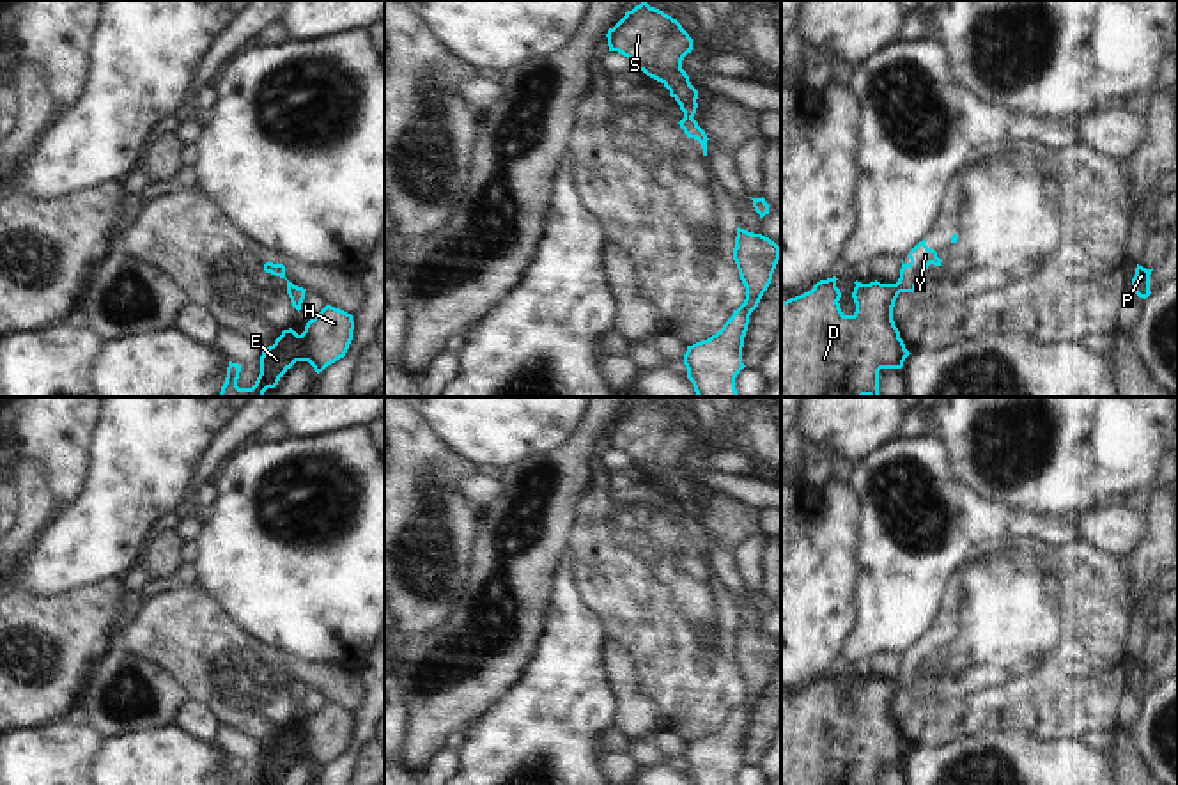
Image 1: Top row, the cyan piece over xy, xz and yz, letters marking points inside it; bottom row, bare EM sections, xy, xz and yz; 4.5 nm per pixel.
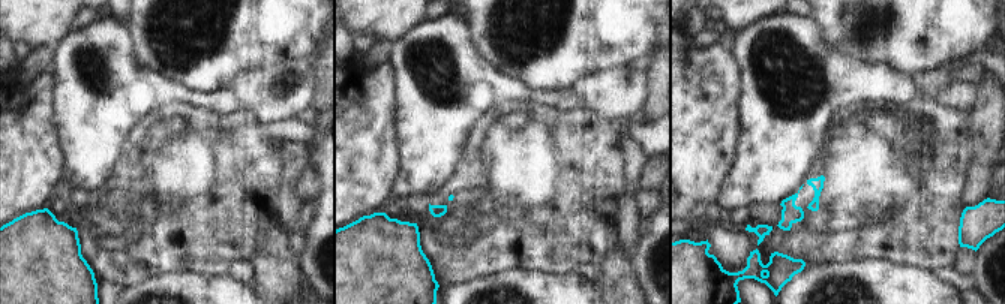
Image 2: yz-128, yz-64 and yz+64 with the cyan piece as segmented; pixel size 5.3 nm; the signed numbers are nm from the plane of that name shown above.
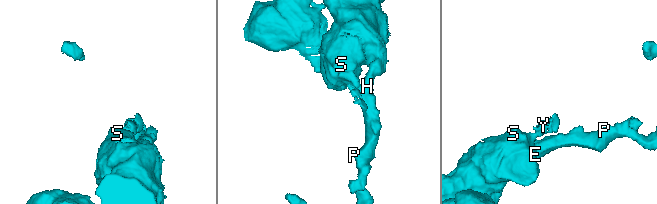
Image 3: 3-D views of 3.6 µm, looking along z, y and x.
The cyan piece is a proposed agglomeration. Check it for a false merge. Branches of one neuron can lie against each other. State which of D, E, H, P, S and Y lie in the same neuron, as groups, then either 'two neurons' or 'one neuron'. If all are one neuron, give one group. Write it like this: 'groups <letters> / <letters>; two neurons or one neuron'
groups D E H P S / Y; two neurons

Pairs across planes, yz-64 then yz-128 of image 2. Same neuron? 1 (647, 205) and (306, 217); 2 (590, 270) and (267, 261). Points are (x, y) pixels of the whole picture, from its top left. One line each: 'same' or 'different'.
1: same
2: different

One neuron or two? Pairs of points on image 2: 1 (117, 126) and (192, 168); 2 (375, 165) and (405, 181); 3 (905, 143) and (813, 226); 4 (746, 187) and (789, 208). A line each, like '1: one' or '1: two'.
1: two
2: two
3: one
4: two

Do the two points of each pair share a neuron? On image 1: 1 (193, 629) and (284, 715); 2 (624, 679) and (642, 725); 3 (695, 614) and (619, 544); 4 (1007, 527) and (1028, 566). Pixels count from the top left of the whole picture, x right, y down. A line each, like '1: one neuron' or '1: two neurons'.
1: one neuron
2: one neuron
3: one neuron
4: two neurons

